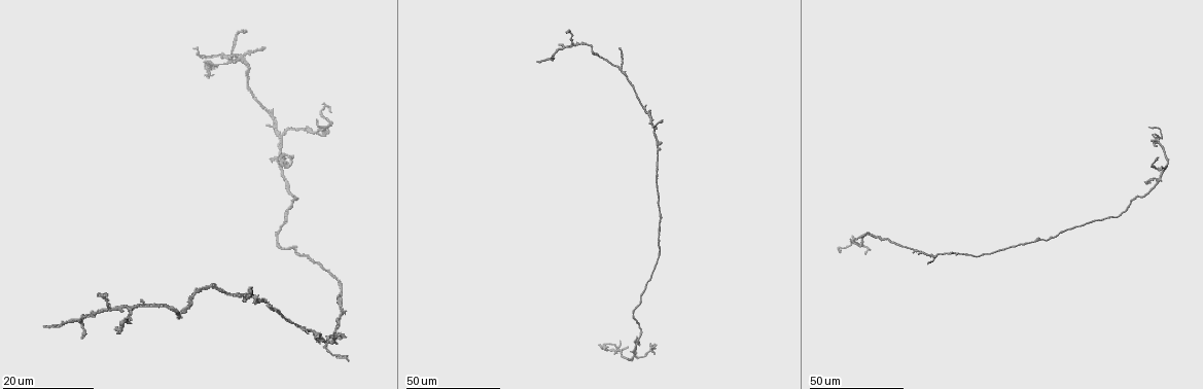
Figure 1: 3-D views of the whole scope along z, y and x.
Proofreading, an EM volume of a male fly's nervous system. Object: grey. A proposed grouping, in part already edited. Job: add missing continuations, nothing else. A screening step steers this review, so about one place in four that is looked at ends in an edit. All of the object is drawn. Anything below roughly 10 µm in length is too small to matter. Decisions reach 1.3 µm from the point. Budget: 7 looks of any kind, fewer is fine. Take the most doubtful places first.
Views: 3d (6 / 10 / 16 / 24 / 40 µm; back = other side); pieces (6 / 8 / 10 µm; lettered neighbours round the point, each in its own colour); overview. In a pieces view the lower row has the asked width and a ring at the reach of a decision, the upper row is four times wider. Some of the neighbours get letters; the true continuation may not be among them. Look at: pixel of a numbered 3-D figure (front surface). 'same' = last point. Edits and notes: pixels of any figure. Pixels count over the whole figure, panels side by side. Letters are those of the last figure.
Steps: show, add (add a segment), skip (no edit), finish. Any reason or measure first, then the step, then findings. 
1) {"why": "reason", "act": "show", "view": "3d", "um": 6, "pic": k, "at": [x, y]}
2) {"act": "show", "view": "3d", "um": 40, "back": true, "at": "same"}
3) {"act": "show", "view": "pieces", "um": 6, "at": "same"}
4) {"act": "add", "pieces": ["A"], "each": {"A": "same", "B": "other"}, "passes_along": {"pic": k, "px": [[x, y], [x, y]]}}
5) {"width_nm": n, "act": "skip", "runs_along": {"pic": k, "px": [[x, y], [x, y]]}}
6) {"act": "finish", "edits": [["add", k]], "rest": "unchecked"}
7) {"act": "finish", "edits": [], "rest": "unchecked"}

{"why": "end of a long branch", "act": "show", "view": "3d", "um": 24, "pic": 1, "at": [247, 29]}

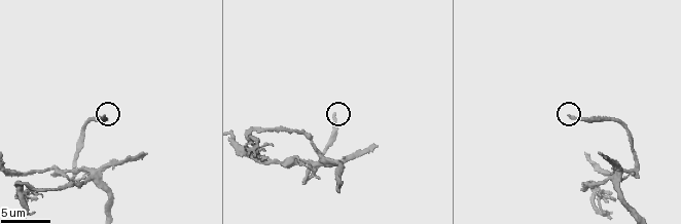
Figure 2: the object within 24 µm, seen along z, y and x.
{"why": "see the neighbours", "act": "show", "view": "pieces", "um": 10, "pic": 2, "at": [104, 115]}

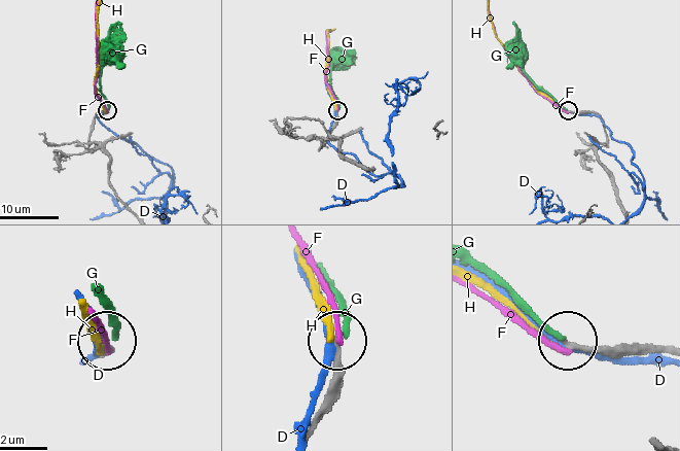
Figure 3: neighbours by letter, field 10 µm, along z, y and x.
{"act": "skip", "each": {"D": "other", "F": "other", "G": "other", "H": "other"}, "runs_along": {"pic": 3, "px": [[661, 353], [597, 353], [569, 343]]}, "found": "no lettered segment goes on from it"}

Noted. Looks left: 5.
{"why": "branch stops here", "act": "show", "view": "3d", "um": 6, "pic": 2, "at": [143, 155]}

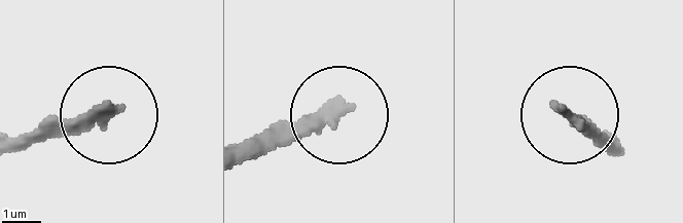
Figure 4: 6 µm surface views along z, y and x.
{"why": "see the neighbours", "act": "show", "view": "pieces", "um": 10, "pic": 4, "at": [342, 106]}

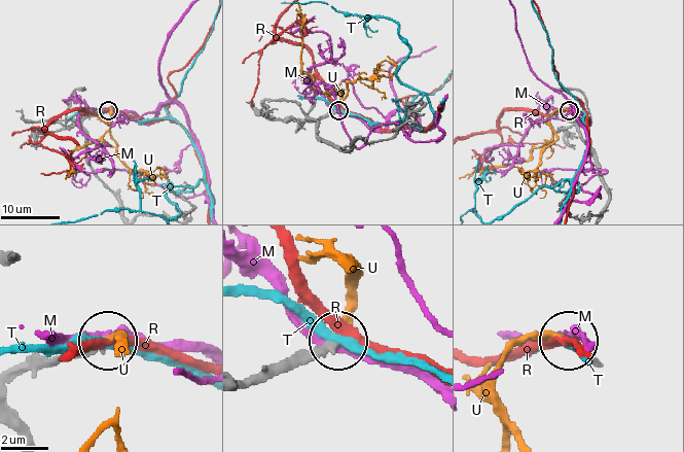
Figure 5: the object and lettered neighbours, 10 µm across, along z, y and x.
{"act": "add", "pieces": ["U"], "each": {"M": "other", "R": "other", "T": "other", "U": "same"}, "passes_along": {"pic": 5, "px": [[44, 367], [90, 353], [107, 338], [117, 338], [119, 349]]}, "found": "the neuron continues"}

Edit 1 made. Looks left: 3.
{"why": "end of a long branch", "act": "show", "view": "3d", "um": 24, "pic": 1, "at": [45, 327]}

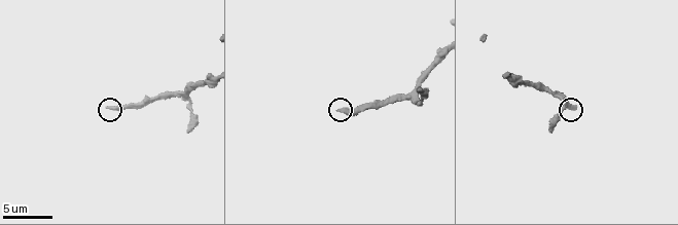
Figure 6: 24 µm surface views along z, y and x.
{"why": "see the neighbours", "act": "show", "view": "pieces", "um": 6, "pic": 6, "at": [106, 106]}

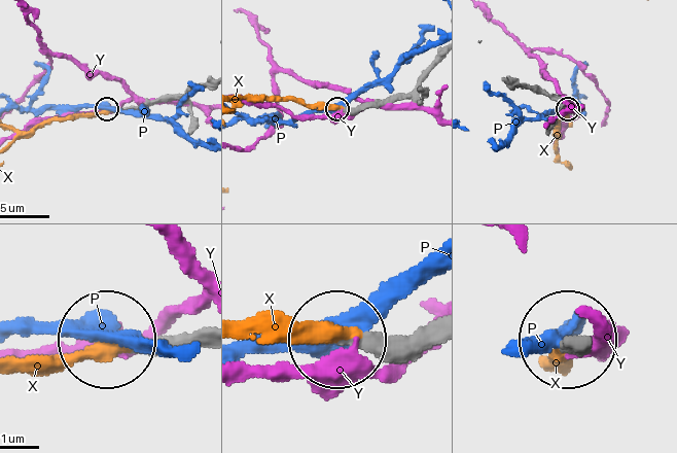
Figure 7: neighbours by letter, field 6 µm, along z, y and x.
{"act": "add", "pieces": ["X"], "each": {"P": "other", "X": "same", "Y": "other"}, "passes_along": {"pic": 7, "px": [[367, 103], [331, 107], [292, 100], [241, 98]]}, "found": "the neuron continues"}

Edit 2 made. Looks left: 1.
{"act": "finish", "edits": [["add", 5], ["add", 7]], "rest": "unchecked"}

